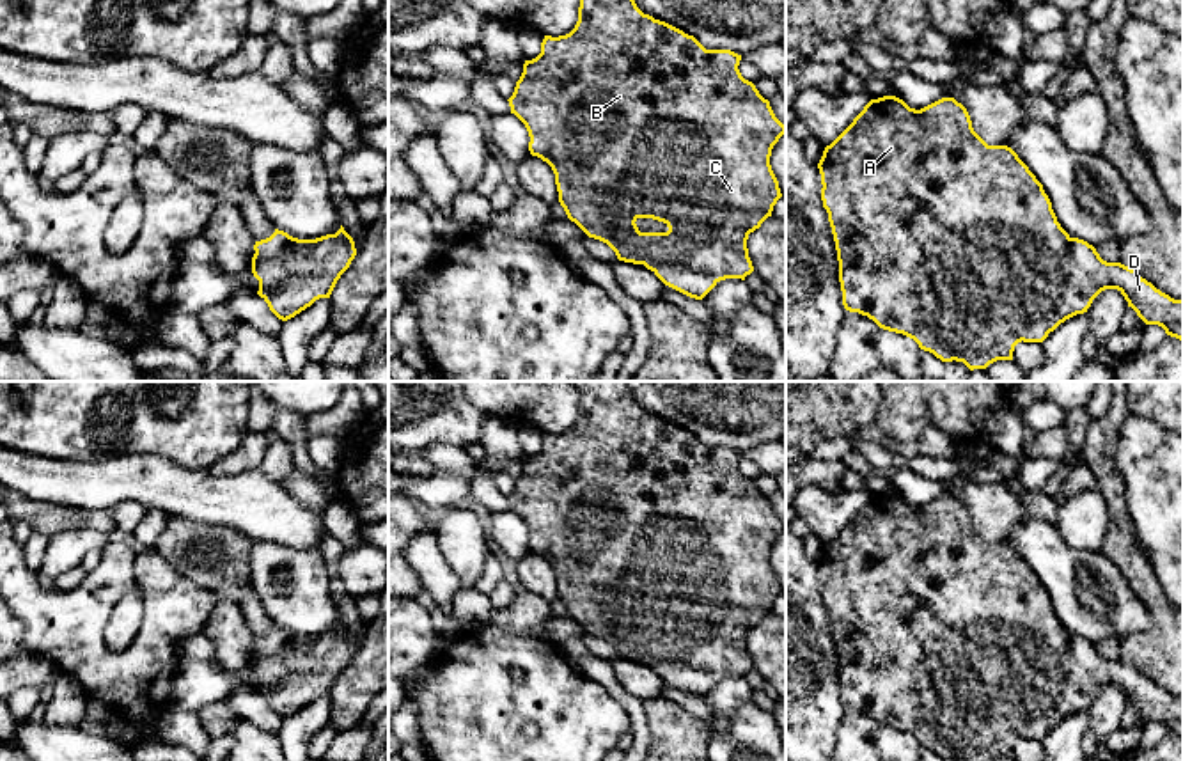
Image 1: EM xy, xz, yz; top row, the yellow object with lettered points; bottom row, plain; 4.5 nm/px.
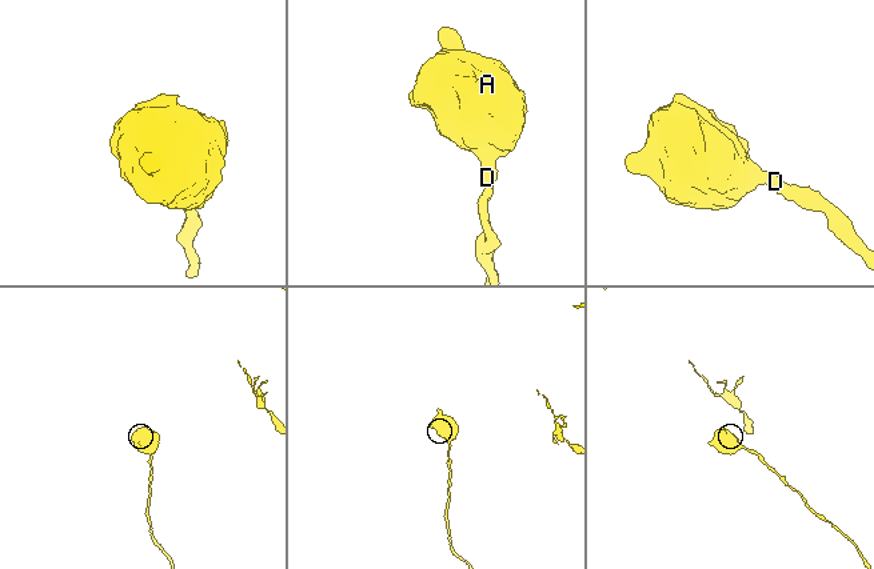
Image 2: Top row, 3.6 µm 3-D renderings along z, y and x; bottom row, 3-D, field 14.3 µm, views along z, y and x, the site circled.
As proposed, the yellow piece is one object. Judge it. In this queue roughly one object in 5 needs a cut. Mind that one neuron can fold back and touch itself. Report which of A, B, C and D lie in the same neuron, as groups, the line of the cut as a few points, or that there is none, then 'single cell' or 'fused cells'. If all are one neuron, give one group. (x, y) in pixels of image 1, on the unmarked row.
A B C D; no cut; single cell

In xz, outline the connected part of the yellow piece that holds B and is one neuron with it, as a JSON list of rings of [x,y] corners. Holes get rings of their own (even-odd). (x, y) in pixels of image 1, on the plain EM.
[[[626,381],[573,383],[580,394],[575,426],[559,435],[544,433],[541,451],[525,458],[507,497],[511,511],[529,529],[530,552],[552,564],[568,616],[589,635],[607,640],[619,658],[644,662],[690,695],[702,697],[725,676],[745,678],[754,669],[748,632],[772,614],[782,594],[770,553],[786,523],[756,482],[741,474],[741,452],[706,447],[693,433],[644,412]],[[639,616],[663,619],[669,628],[640,630]]]

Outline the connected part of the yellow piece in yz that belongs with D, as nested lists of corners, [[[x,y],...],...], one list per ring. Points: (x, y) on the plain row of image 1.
[[[896,493],[871,497],[825,545],[818,566],[844,706],[913,736],[942,759],[1013,757],[1018,740],[1043,740],[1061,720],[1087,710],[1105,686],[1117,686],[1146,722],[1158,722],[1167,733],[1183,738],[1183,697],[1171,695],[1121,660],[1103,658],[1087,639],[1071,635],[1029,564],[1011,545],[988,543],[954,495],[942,495],[921,507]]]

